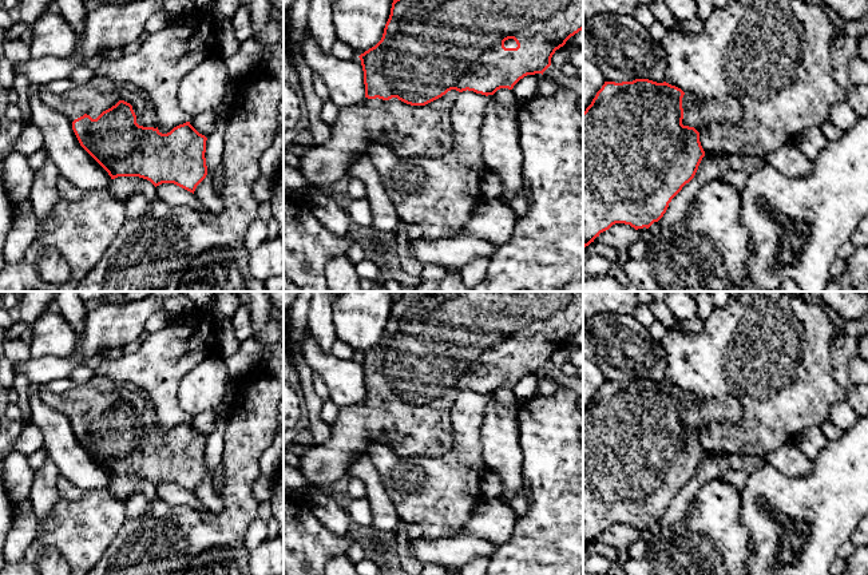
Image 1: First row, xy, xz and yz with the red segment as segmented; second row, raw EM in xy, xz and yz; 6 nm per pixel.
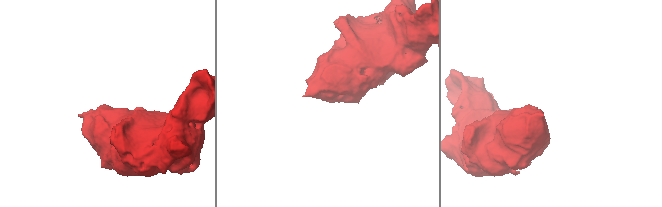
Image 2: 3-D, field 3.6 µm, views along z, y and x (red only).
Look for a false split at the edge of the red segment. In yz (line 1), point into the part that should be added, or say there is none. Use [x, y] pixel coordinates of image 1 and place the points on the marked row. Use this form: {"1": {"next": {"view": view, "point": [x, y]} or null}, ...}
{"1": {"next": {"view": "yz", "point": [697, 114]}}}

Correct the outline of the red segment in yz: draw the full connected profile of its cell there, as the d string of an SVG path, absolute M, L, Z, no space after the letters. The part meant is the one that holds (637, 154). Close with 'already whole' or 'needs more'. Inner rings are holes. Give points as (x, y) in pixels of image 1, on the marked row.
M649 79L605 82L583 112L583 247L615 223L638 230L658 222L671 199L694 178L705 156L701 128L706 124L732 126L742 118L744 110L733 98L705 102L666 82Z | needs more

